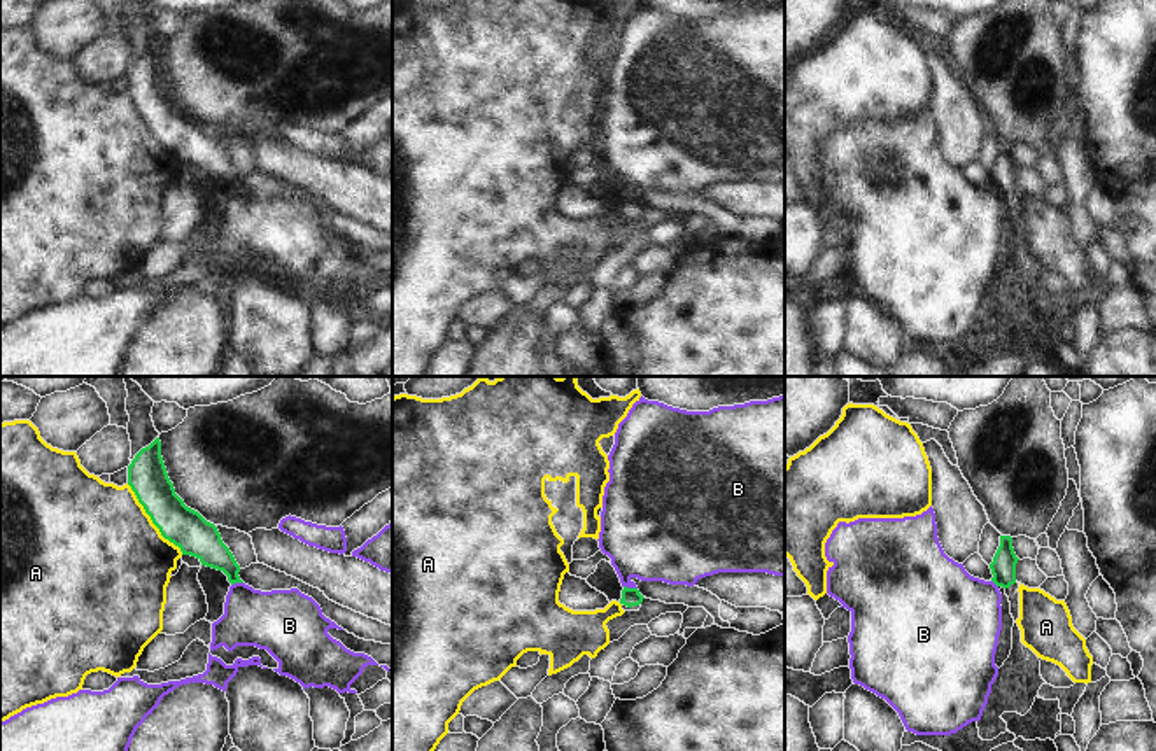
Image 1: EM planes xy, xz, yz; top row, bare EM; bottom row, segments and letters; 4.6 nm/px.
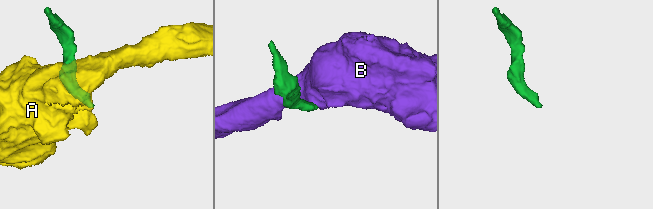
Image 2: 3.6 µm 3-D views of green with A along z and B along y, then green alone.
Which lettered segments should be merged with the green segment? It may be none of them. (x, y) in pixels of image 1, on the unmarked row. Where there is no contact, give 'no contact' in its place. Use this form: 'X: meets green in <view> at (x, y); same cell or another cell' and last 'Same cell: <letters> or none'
A: meets green in xy at (151, 126); another cell
B: meets green in xz at (631, 196); another cell
Same cell: none

